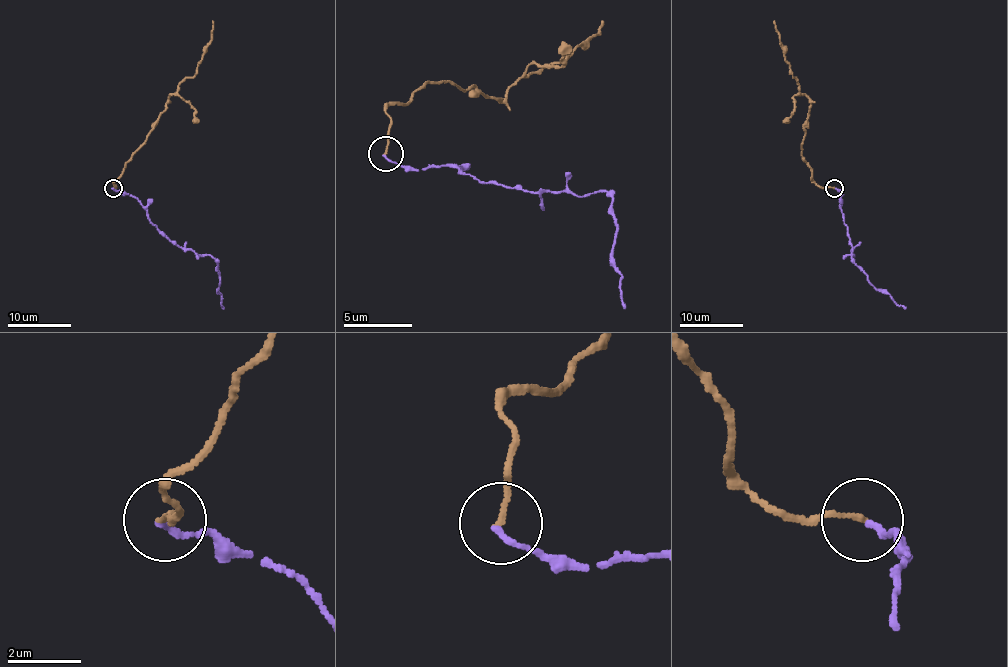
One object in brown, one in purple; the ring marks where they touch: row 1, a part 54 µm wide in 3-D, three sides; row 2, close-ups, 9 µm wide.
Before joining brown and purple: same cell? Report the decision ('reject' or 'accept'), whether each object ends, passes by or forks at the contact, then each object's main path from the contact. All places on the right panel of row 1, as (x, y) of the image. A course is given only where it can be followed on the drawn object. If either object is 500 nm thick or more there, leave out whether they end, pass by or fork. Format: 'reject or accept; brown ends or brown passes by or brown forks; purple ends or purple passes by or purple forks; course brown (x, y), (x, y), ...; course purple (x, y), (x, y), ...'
reject; brown ends; purple ends; course brown (834, 188), (815, 182), (802, 155), (810, 101), (799, 92), (799, 85), (791, 74), (774, 20); course purple (836, 188), (842, 195), (840, 209), (851, 253), (855, 255), (851, 258), (877, 288), (886, 291), (905, 309)

